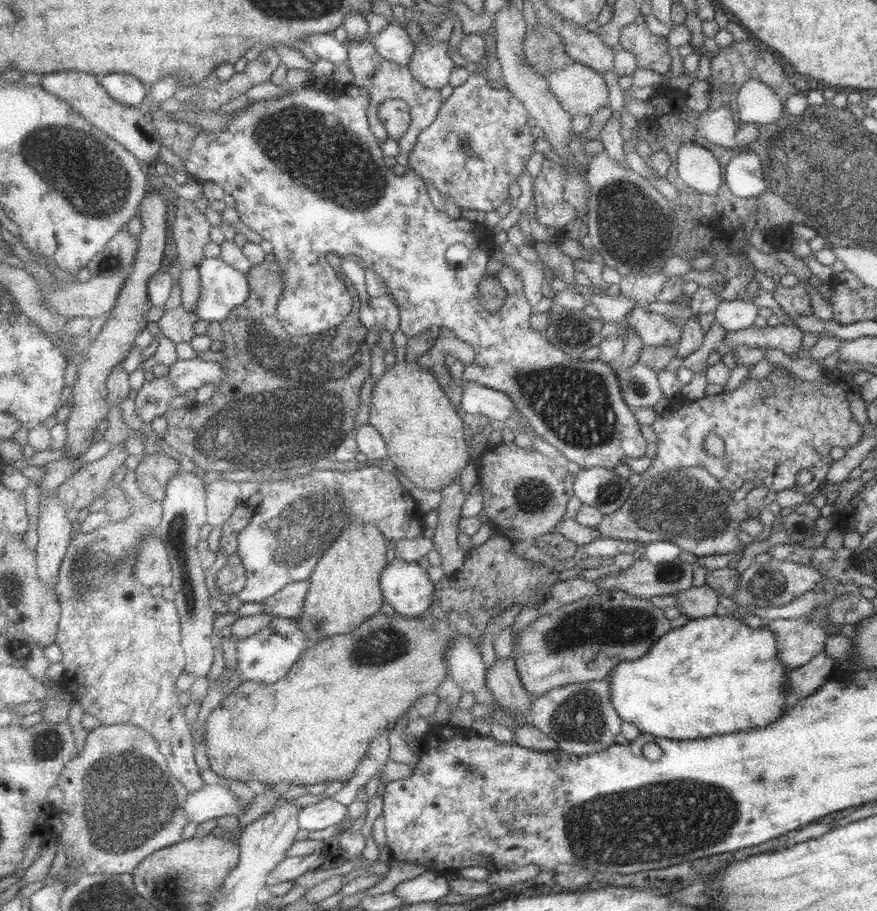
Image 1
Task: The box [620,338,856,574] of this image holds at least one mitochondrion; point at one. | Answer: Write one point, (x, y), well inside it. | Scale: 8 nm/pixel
(683, 507)

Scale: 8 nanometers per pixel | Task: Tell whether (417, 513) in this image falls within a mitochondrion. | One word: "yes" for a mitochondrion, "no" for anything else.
no

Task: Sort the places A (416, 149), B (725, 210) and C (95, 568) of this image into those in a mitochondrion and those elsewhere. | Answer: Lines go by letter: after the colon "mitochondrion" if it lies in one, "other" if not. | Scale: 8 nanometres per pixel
A: other
B: other
C: mitochondrion

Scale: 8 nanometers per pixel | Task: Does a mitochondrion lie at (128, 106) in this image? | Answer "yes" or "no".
no

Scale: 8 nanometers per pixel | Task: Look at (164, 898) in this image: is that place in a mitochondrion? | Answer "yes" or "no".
yes

